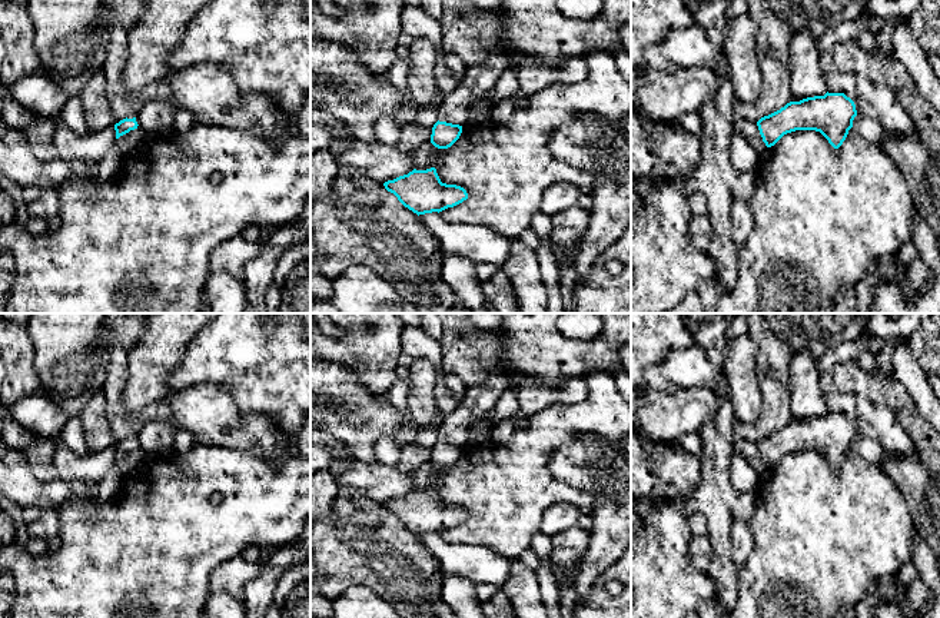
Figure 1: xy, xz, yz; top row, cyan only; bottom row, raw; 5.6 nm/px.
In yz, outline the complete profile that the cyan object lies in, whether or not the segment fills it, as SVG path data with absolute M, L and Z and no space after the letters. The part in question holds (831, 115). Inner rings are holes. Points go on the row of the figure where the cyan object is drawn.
M827 92L824 96L790 102L757 123L740 120L733 134L743 136L760 154L795 130L820 132L834 149L838 149L856 116L856 104L850 97Z

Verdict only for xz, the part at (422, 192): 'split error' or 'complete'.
complete

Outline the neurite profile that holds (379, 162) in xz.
M353 140L338 157L341 167L361 170L371 180L385 183L415 169L412 152L402 152L396 144Z

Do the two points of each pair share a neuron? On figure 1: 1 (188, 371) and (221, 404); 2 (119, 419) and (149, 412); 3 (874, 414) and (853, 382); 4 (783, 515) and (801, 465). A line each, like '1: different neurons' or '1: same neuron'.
1: different neurons
2: same neuron
3: different neurons
4: same neuron

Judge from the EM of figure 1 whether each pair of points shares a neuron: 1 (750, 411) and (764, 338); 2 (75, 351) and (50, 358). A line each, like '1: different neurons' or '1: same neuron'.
1: different neurons
2: same neuron

